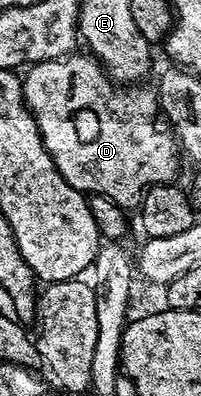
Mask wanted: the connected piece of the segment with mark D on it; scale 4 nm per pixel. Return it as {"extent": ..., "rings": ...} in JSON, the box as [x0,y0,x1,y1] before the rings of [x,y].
{"extent":[22,56,182,210],"rings":[[[76,56],[29,64],[28,74],[22,77],[24,102],[36,120],[46,151],[68,183],[85,195],[109,197],[121,209],[135,210],[148,186],[166,185],[177,180],[176,168],[182,162],[182,150],[175,136],[163,124],[156,125],[158,94],[155,88],[132,87],[129,93],[123,93],[120,90],[123,88],[114,84],[95,57]]]}

